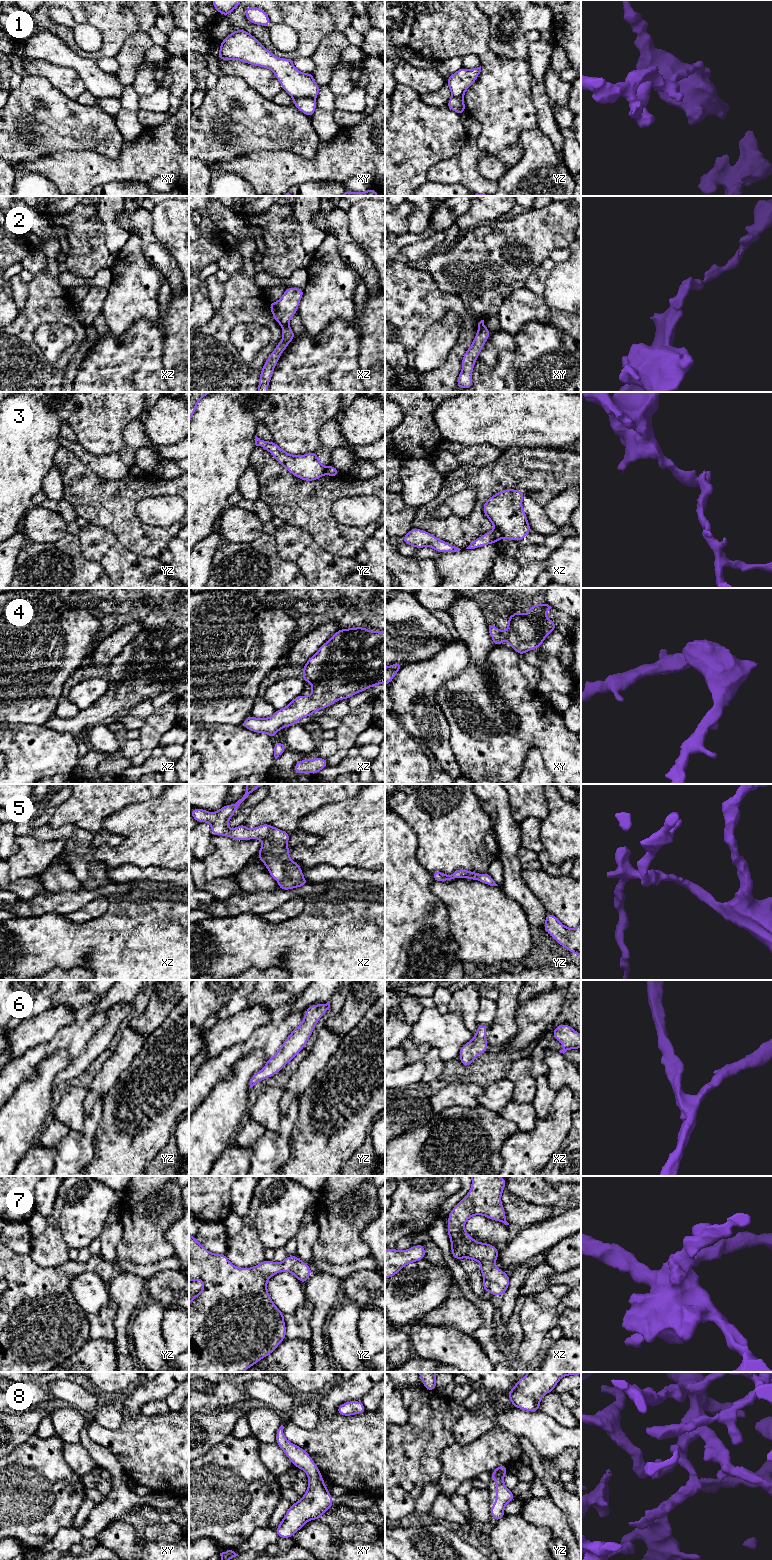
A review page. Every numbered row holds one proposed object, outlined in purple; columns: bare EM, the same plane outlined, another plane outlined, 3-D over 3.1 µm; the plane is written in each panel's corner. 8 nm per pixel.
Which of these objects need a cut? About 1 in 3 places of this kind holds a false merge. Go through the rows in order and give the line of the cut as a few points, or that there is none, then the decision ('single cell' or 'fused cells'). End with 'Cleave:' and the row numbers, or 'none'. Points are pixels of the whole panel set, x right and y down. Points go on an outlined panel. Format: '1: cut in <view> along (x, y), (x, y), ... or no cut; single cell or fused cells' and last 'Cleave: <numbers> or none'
1: cut in xy along (314, 98), (295, 97), (293, 99); fused cells
2: cut in xz along (287, 324), (282, 327); fused cells
3: cut in xz along (495, 527), (503, 537); fused cells
4: no cut; single cell
5: no cut; single cell
6: no cut; single cell
7: no cut; single cell
8: no cut; single cell
Cleave: 1, 2, 3

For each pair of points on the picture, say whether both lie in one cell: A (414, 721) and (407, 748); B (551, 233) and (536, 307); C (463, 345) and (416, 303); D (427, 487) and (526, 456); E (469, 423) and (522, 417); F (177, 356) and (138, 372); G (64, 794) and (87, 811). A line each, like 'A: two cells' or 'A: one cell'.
A: two cells
B: two cells
C: one cell
D: two cells
E: one cell
F: two cells
G: two cells

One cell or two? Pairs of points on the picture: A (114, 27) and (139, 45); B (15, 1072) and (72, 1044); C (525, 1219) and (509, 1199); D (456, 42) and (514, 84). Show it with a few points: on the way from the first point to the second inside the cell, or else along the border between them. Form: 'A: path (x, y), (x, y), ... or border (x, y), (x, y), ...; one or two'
A: border (148, 31), (135, 31), (125, 41), (116, 57); two
B: path (29, 1061), (41, 1051), (58, 1044); one
C: path (522, 1214), (512, 1204); one
D: path (470, 42), (500, 70); one

